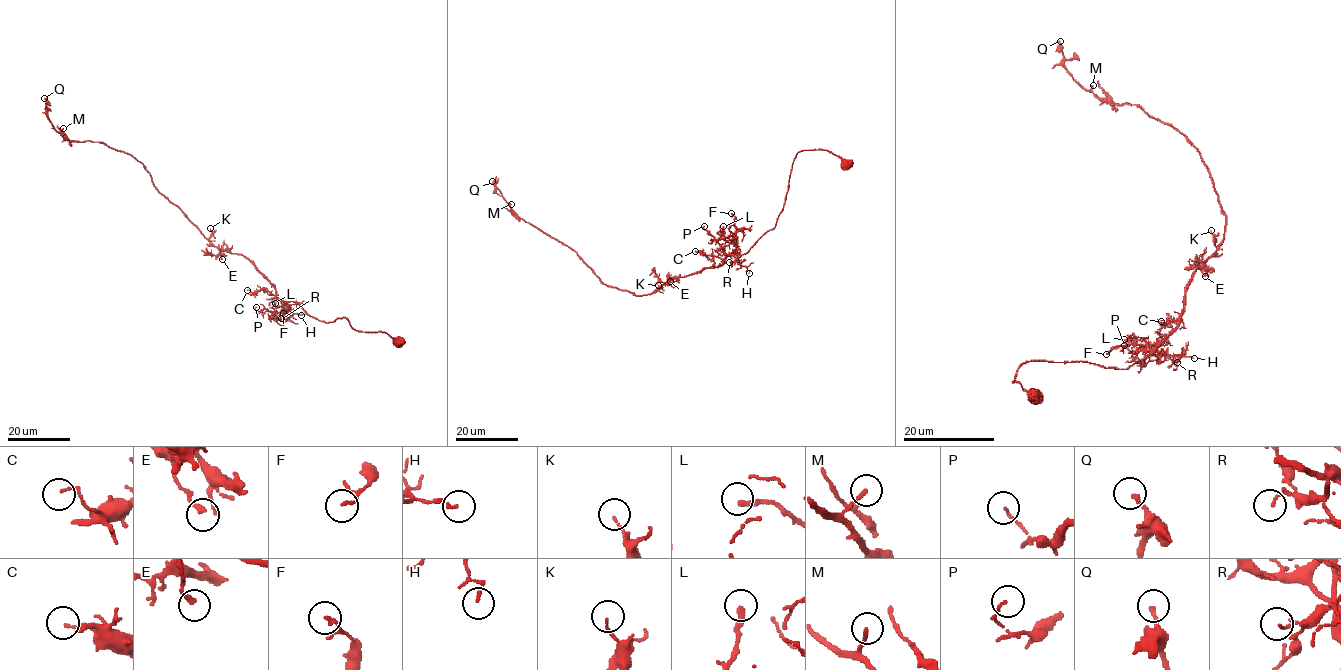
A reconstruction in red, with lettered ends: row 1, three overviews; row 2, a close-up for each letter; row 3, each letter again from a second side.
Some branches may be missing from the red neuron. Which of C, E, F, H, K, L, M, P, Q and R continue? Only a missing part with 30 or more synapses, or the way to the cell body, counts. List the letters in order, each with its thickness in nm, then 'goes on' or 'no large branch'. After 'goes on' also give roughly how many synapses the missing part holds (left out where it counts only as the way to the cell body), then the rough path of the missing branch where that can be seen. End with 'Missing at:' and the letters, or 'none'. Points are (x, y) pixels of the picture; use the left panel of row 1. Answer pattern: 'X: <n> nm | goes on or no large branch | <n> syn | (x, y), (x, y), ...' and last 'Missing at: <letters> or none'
C: 110 nm | no large branch
E: 260 nm | no large branch
F: 130 nm | no large branch
H: 100 nm | no large branch
K: 80 nm | no large branch
L: 280 nm | no large branch
M: 140 nm | no large branch
P: 90 nm | no large branch
Q: 170 nm | no large branch
R: 100 nm | no large branch
Missing at: none

